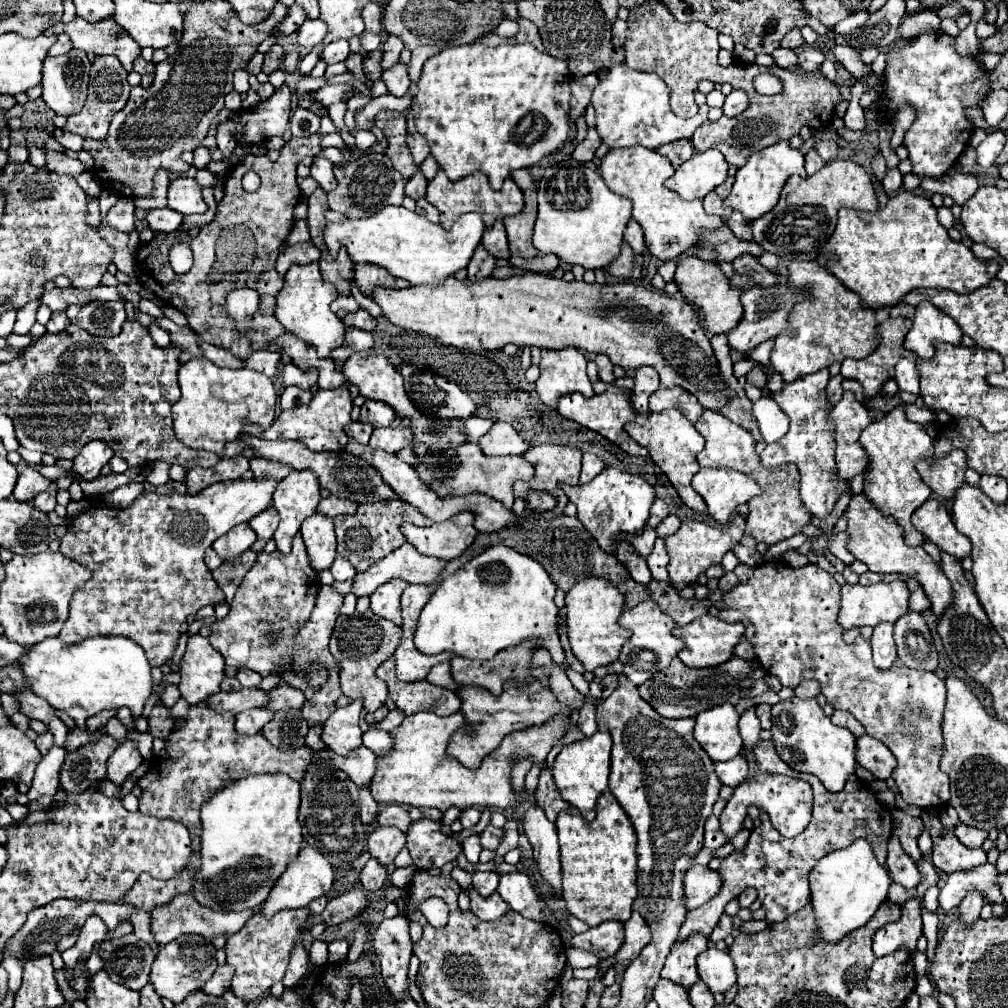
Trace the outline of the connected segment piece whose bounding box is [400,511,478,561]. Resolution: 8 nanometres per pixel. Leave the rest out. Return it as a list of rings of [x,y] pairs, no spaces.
[[[464,511],[448,521],[432,523],[430,527],[416,527],[412,523],[402,523],[400,531],[406,541],[422,555],[450,561],[460,557],[476,537],[474,515]]]

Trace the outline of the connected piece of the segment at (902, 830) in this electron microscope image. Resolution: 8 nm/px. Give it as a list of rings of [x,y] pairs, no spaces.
[[[894,809],[892,817],[894,817],[894,835],[898,835],[902,849],[910,855],[914,863],[920,863],[922,859],[922,853],[918,849],[918,835],[922,833],[920,817],[912,817],[900,809]]]

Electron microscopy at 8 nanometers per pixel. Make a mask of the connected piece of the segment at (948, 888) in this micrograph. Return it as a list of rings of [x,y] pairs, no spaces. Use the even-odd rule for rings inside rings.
[[[980,865],[976,869],[958,871],[948,875],[946,885],[940,889],[940,909],[952,911],[956,909],[968,891],[978,891],[986,895],[986,903],[1000,903],[1006,905],[1000,887],[998,887],[998,870],[996,865]]]

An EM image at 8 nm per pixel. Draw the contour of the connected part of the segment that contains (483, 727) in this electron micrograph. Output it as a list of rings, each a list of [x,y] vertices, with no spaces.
[[[532,681],[530,685],[514,685],[506,683],[502,695],[494,697],[486,689],[478,685],[464,685],[456,691],[462,701],[460,713],[464,715],[466,727],[452,733],[448,743],[448,757],[466,765],[468,769],[478,769],[482,759],[500,747],[502,739],[514,731],[524,731],[528,727],[546,723],[556,713],[568,713],[564,705],[558,703],[554,693],[548,687],[542,687],[540,681]]]

